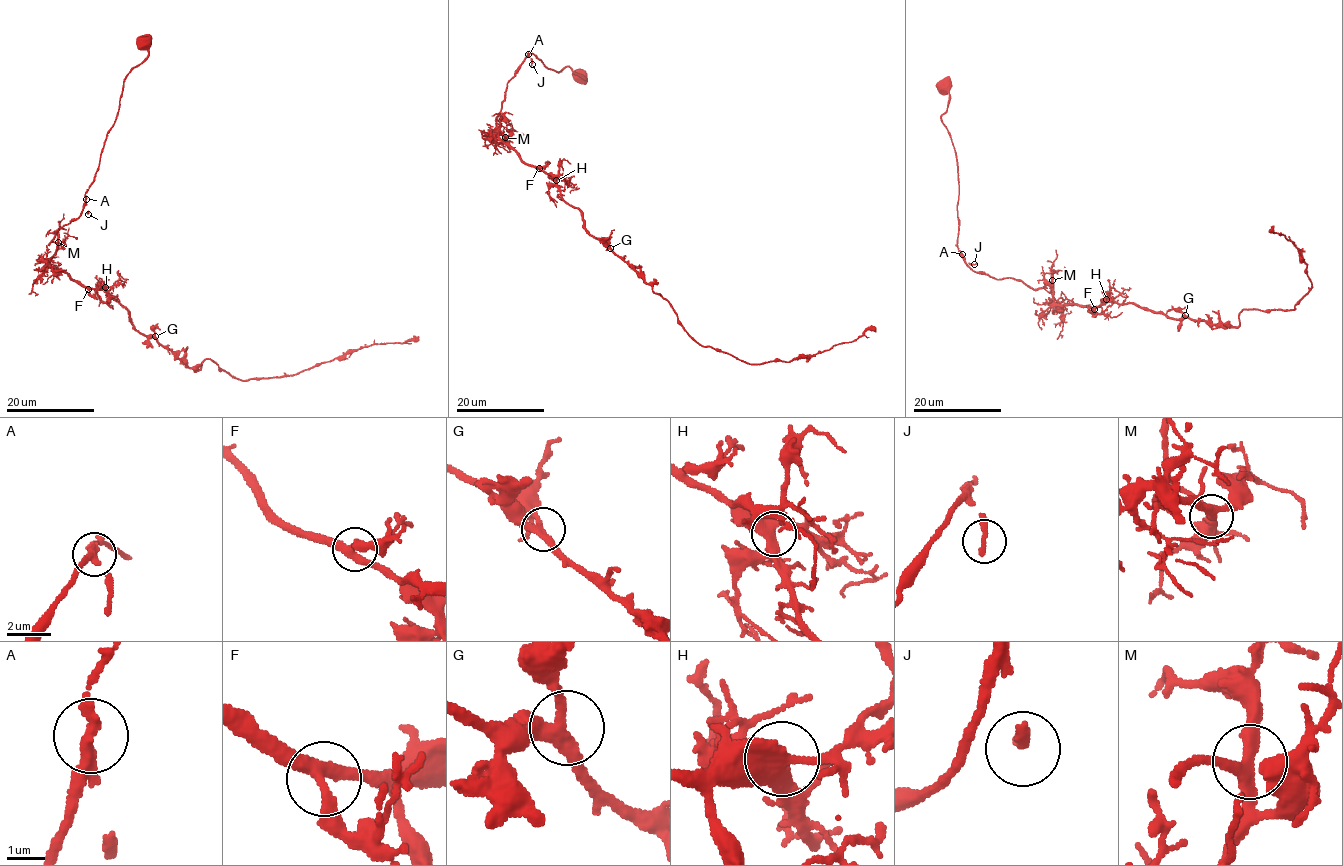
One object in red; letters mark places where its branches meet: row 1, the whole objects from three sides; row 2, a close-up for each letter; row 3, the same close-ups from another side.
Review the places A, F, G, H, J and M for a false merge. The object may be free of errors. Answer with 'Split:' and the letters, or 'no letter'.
Split: A

